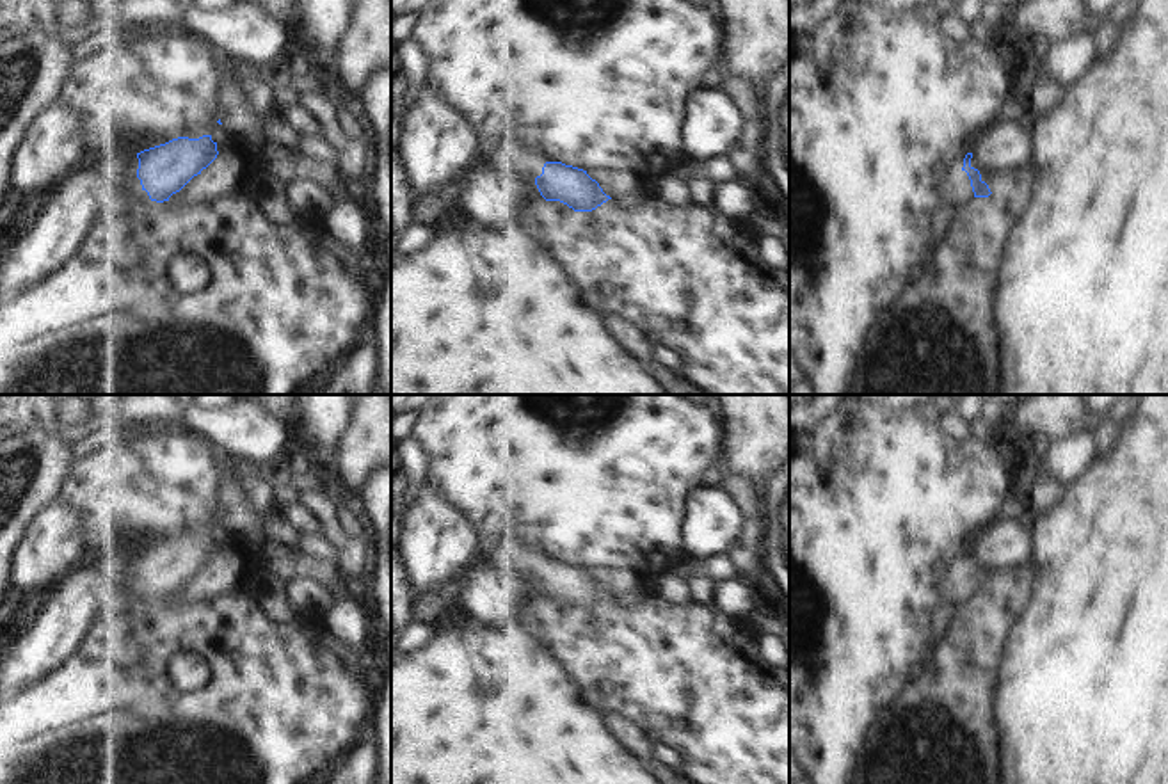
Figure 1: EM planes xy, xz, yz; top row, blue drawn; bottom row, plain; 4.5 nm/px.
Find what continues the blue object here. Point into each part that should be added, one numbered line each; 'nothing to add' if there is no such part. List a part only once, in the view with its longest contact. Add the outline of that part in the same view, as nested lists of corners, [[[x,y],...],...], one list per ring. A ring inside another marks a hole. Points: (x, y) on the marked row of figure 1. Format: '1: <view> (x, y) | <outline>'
1: yz (957, 189) | [[[960,171],[940,183],[939,188],[939,213],[942,222],[949,215],[949,212],[960,206],[964,201],[972,201],[974,192],[971,187],[971,180],[965,171]]]

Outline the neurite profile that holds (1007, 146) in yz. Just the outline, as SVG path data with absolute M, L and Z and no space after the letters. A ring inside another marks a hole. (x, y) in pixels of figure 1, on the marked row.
M1022 105L1006 112L972 146L971 167L978 169L990 192L997 192L1001 176L1031 164L1031 133Z

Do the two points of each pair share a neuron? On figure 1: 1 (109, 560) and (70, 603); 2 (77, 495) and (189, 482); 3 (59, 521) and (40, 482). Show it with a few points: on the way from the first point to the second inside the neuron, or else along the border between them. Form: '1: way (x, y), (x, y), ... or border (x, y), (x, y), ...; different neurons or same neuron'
1: way (102, 571), (80, 592); same neuron
2: way (105, 491), (136, 491), (160, 486); same neuron
3: border (56, 498), (32, 518), (24, 534); different neurons

